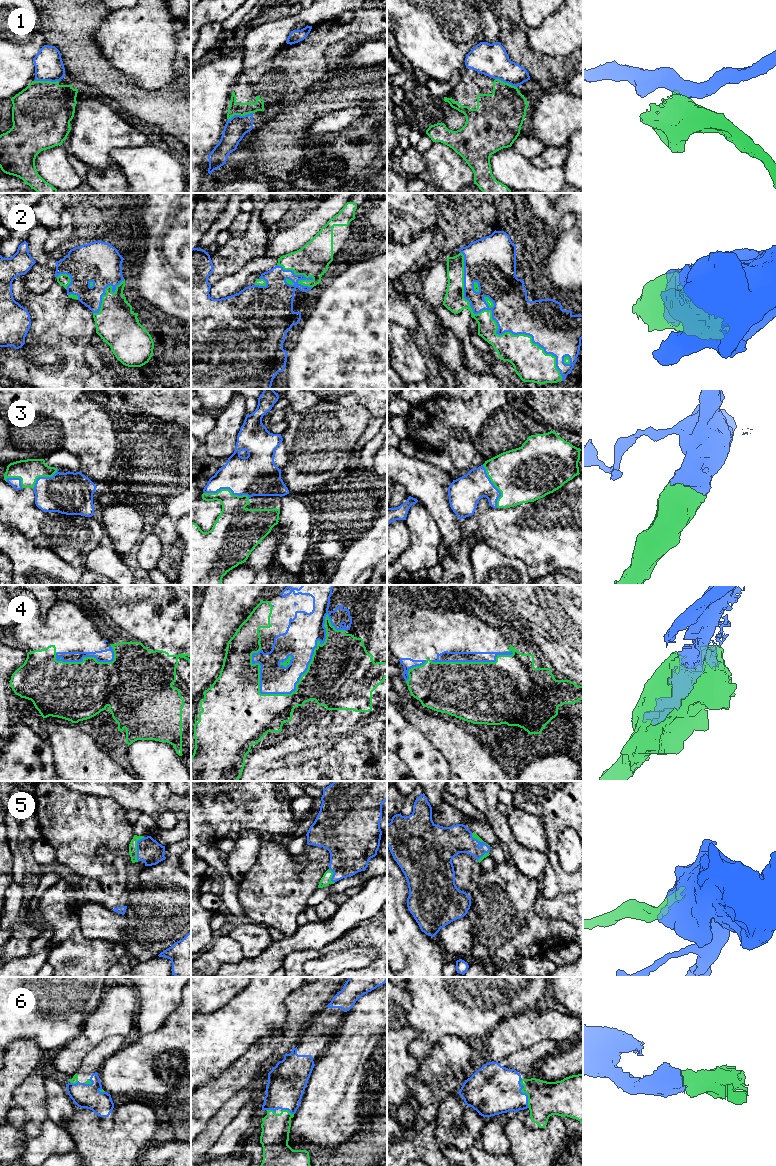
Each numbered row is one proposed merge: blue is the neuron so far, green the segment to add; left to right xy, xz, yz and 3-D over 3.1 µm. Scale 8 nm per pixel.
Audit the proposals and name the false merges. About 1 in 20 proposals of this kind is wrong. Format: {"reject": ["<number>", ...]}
{"reject": ["1"]}

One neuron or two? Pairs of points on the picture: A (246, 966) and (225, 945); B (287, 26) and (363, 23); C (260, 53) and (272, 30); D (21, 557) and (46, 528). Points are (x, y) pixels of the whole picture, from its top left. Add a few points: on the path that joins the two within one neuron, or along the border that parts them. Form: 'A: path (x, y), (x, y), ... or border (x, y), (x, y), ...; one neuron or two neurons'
A: border (243, 957), (236, 963), (223, 963), (220, 966); two neurons
B: border (335, 19), (319, 22), (312, 26); two neurons
C: path (260, 47), (270, 36); one neuron
D: border (15, 527), (36, 545), (49, 548), (54, 553); two neurons

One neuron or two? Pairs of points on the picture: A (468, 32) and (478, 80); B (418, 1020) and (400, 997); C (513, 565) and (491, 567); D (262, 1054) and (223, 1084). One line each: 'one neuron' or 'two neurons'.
A: two neurons
B: two neurons
C: one neuron
D: one neuron

